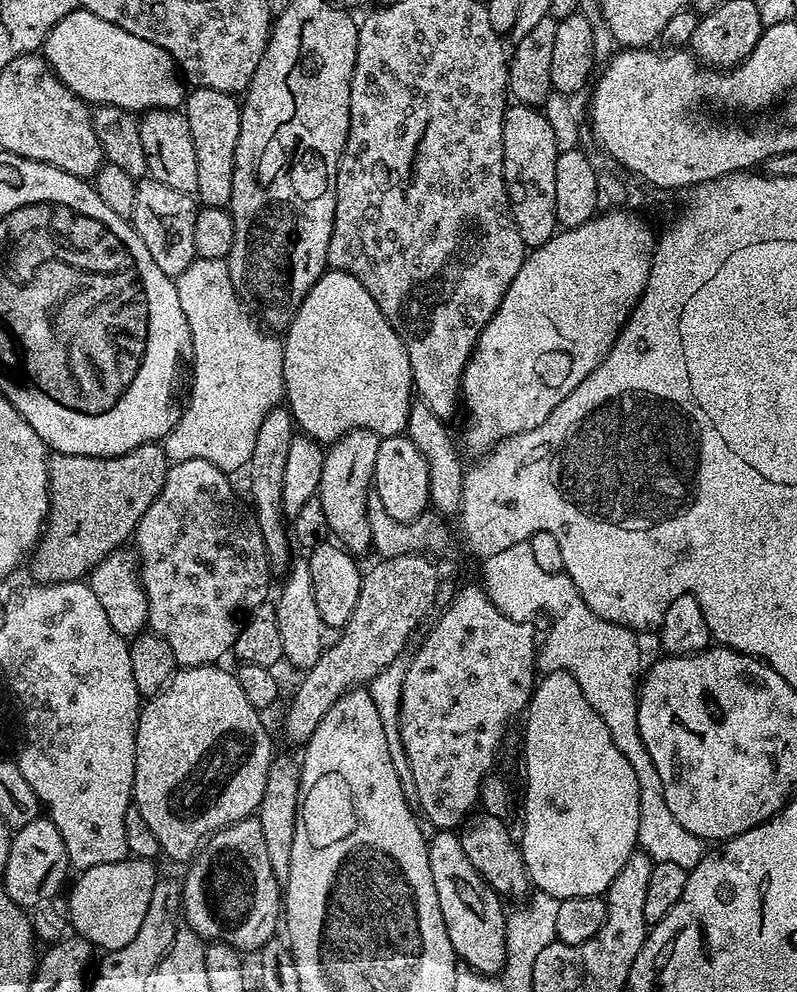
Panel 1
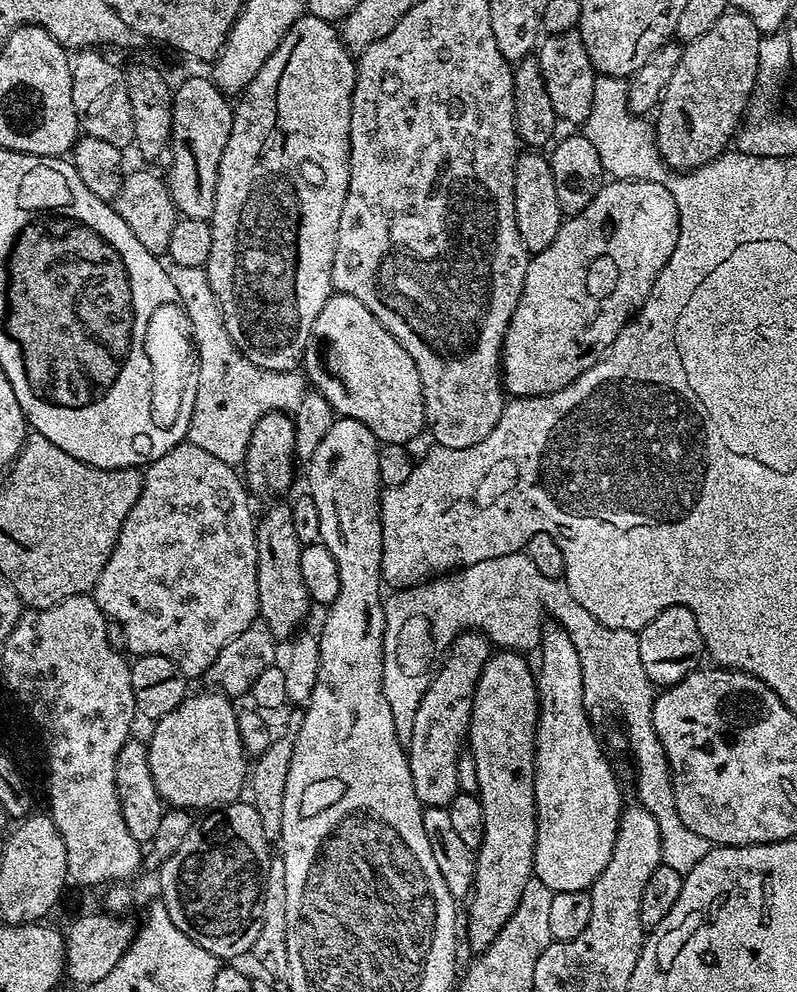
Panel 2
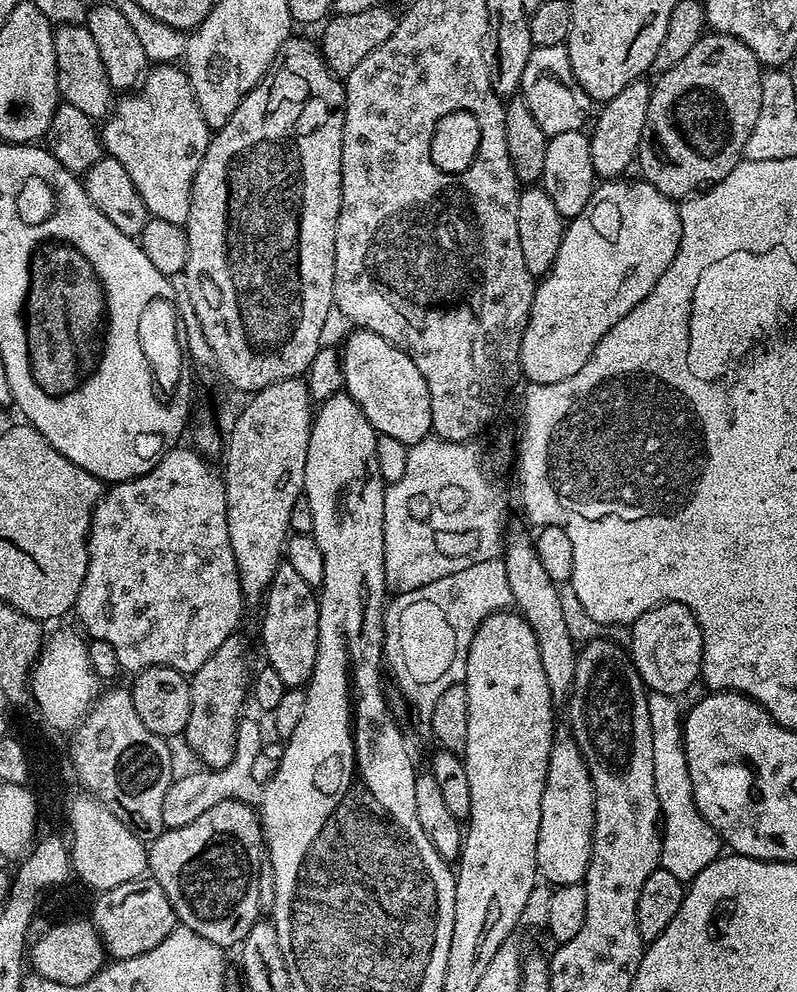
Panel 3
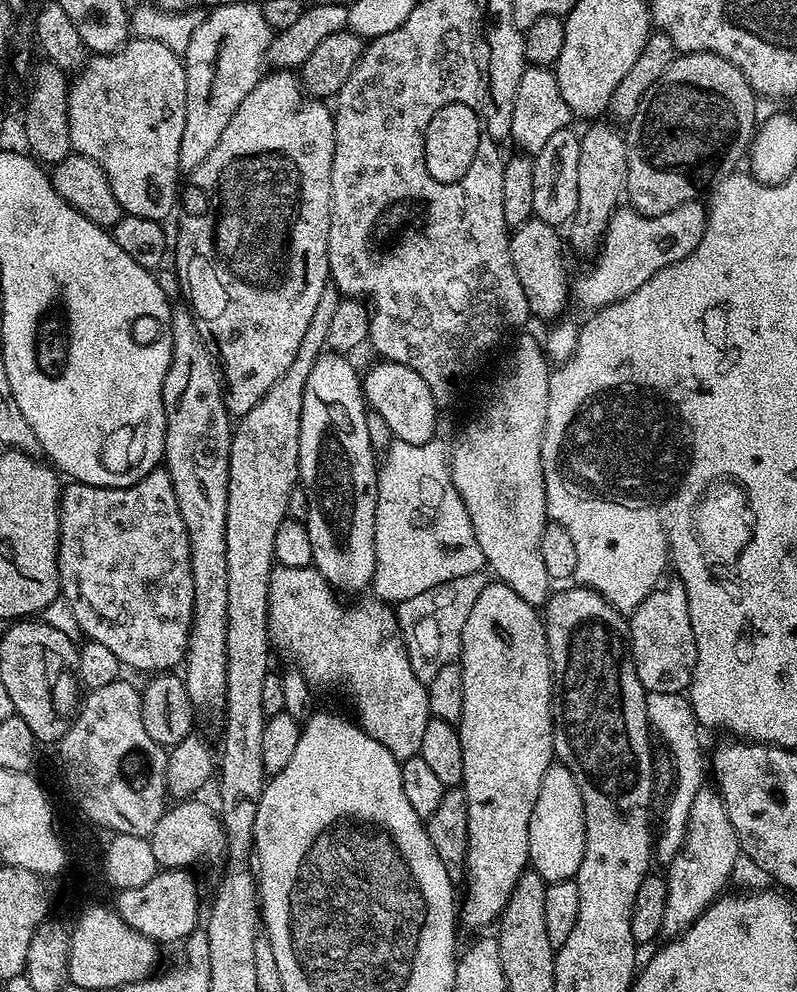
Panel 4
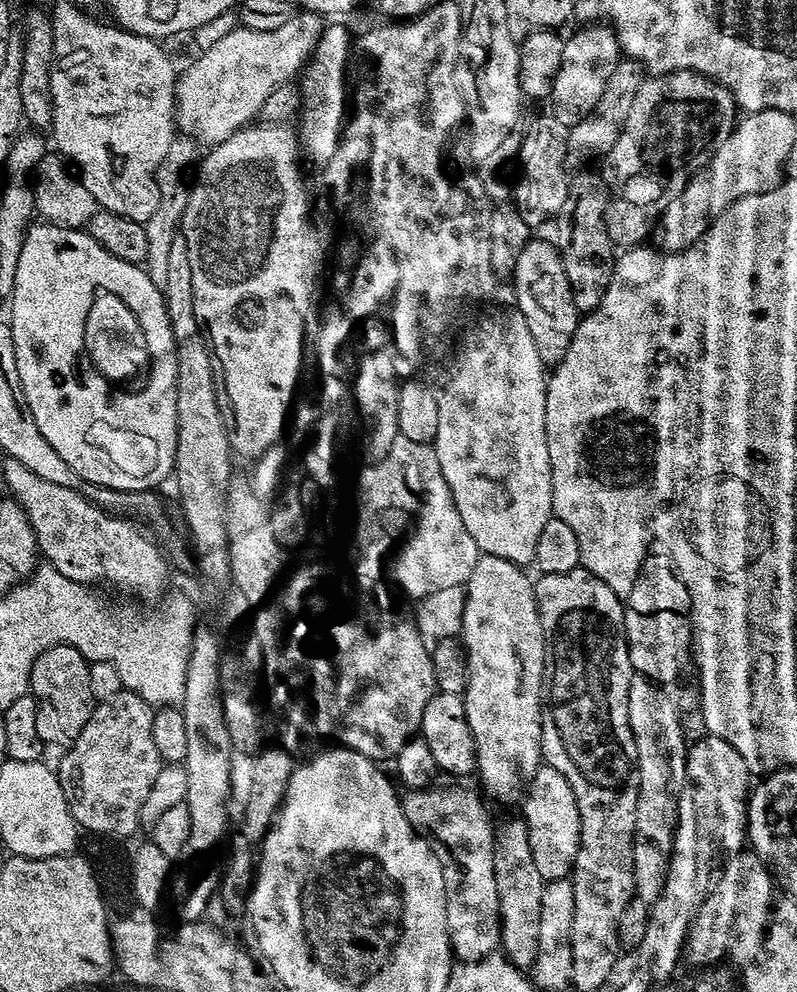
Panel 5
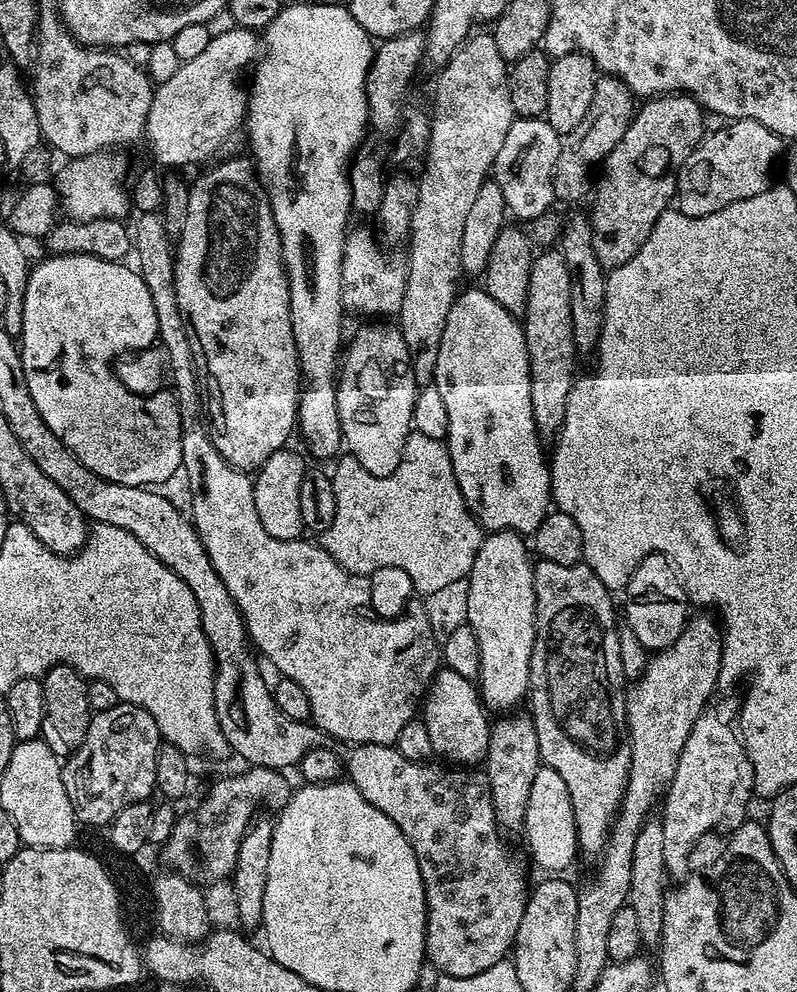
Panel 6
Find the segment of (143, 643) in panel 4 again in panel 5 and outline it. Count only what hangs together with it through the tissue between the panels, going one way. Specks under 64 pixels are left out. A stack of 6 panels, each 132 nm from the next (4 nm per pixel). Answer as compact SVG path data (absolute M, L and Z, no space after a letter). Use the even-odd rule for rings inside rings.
M5 459L3 463L4 484L8 487L7 495L22 506L36 535L39 555L51 568L58 570L62 578L70 578L70 582L89 586L113 584L118 591L128 595L125 597L139 598L144 602L155 602L161 599L162 593L169 587L167 584L170 564L160 545L135 519L105 512L97 504L86 499L82 493L70 490L66 486L58 486L55 482L45 482L44 479L38 478L38 474L30 474L30 470L22 466L22 462Z

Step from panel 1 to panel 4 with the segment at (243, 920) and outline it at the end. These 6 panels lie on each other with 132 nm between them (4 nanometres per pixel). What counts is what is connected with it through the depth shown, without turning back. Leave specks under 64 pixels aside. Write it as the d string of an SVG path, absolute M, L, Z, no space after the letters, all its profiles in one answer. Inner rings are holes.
M184 798L176 805L165 807L158 826L154 826L150 843L154 858L161 869L191 869L191 864L212 864L215 860L225 859L227 838L224 836L223 822L217 809L211 804L203 804L200 798ZM212 806L212 808L211 808Z

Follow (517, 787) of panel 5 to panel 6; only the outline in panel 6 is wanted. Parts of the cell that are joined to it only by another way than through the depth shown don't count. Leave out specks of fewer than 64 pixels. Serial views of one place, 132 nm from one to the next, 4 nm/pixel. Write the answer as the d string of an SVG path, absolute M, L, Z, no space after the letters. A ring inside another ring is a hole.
M488 532L480 541L478 554L474 554L474 566L466 577L466 623L474 630L474 638L478 638L480 698L485 709L492 714L504 714L515 709L519 705L516 703L530 692L530 658L536 637L533 567L529 545L521 533Z

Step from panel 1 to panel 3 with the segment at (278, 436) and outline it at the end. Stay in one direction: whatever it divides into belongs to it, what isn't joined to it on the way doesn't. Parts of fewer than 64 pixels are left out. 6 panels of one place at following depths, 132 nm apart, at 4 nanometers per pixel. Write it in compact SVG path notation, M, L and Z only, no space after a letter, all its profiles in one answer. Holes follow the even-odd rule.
M281 562L274 570L274 578L264 594L262 607L264 617L260 620L260 640L264 643L267 667L282 677L287 688L303 689L312 677L318 654L320 601L317 593L294 571L294 566Z

